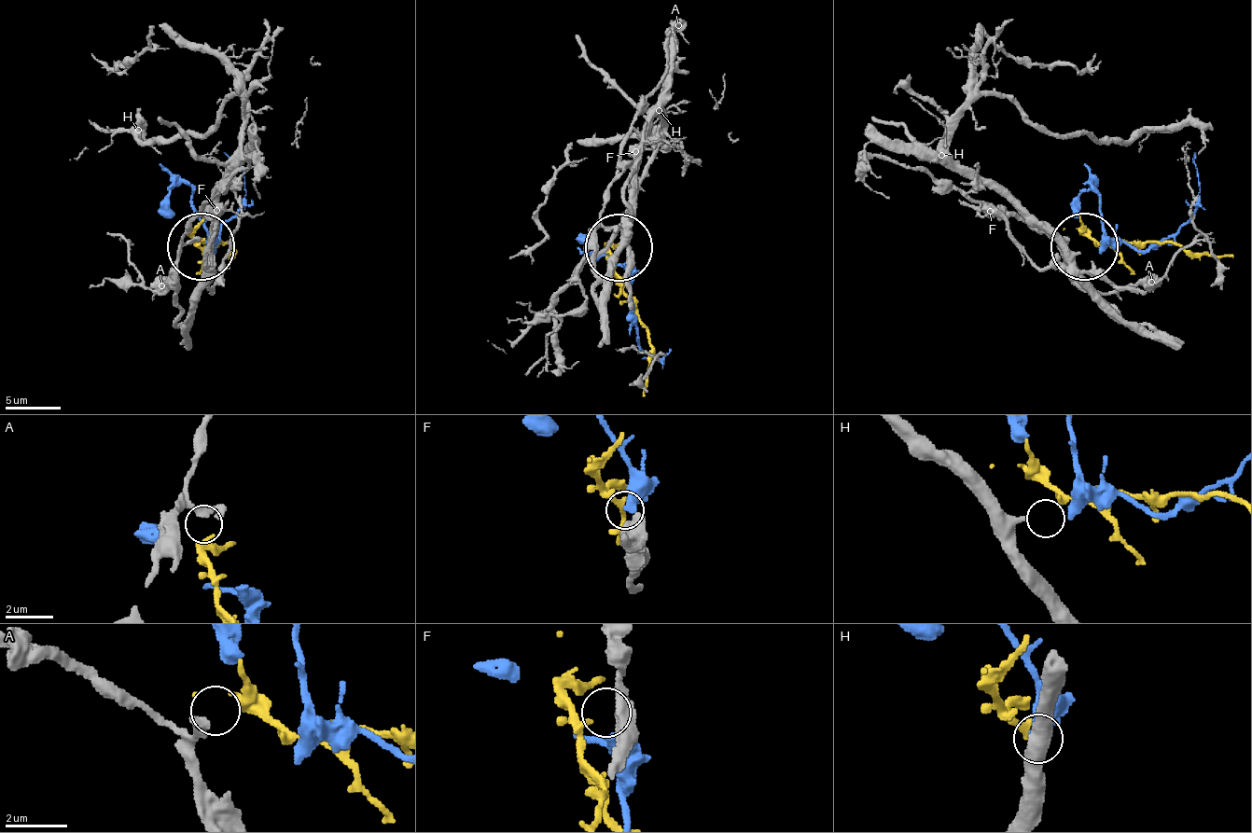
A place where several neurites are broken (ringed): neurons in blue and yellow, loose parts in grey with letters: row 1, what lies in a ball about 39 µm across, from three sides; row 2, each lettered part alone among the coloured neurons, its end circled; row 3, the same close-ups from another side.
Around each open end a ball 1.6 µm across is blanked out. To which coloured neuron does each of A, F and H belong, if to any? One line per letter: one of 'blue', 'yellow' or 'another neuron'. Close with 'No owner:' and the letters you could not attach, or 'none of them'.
A: another neuron
F: blue
H: another neuron
No owner: A, H

